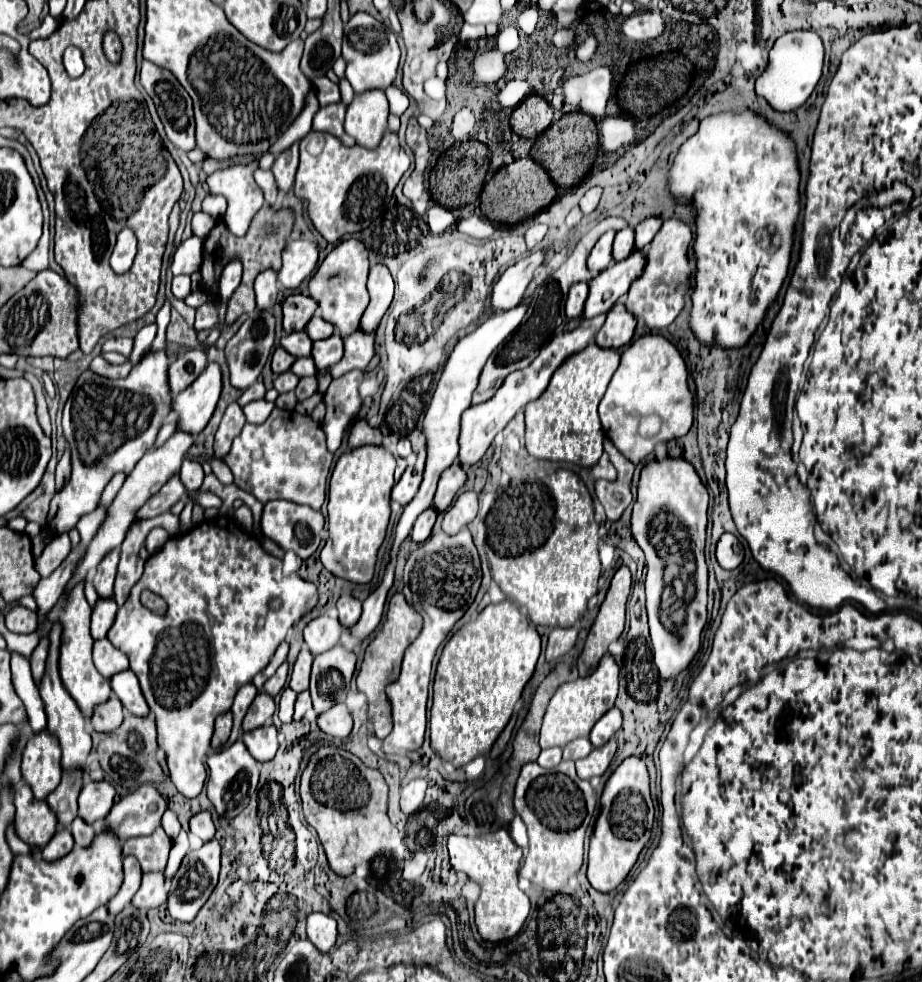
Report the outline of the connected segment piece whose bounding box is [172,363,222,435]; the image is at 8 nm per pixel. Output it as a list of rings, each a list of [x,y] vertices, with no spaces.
[[[210,363],[206,371],[172,401],[172,409],[180,413],[178,429],[198,435],[210,421],[222,393],[222,371],[218,363]]]

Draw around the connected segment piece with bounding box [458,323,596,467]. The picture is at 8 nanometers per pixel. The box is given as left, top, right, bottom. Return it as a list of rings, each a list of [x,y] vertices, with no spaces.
[[[582,323],[580,327],[576,327],[574,331],[566,331],[566,333],[560,333],[560,337],[554,337],[554,341],[550,341],[542,351],[540,355],[532,361],[532,365],[516,371],[516,373],[510,373],[506,379],[504,379],[504,385],[500,385],[500,389],[494,393],[492,401],[484,401],[480,405],[472,405],[466,409],[466,413],[462,415],[462,431],[460,431],[460,455],[458,455],[458,461],[464,465],[464,467],[470,467],[474,463],[478,463],[486,449],[490,447],[490,443],[494,441],[496,433],[502,431],[508,421],[520,411],[524,409],[530,401],[538,399],[544,389],[548,387],[550,383],[550,377],[552,373],[568,359],[572,357],[574,353],[580,353],[596,335],[596,327],[590,325],[590,323]]]

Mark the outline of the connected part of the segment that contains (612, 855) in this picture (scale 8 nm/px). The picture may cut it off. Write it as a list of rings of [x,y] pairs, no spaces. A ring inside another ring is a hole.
[[[640,757],[624,759],[616,771],[610,775],[604,793],[602,793],[602,809],[594,825],[594,833],[590,837],[590,853],[588,853],[588,881],[600,893],[614,891],[630,873],[636,863],[640,851],[650,839],[654,807],[650,799],[648,787],[648,771]]]

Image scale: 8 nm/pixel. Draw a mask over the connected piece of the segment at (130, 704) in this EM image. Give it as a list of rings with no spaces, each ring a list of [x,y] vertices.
[[[130,669],[114,675],[110,683],[112,683],[112,691],[116,693],[116,697],[122,701],[122,705],[130,713],[134,713],[138,717],[146,717],[150,713],[148,703],[146,703],[142,691],[140,691],[138,679],[136,679],[136,675]]]

